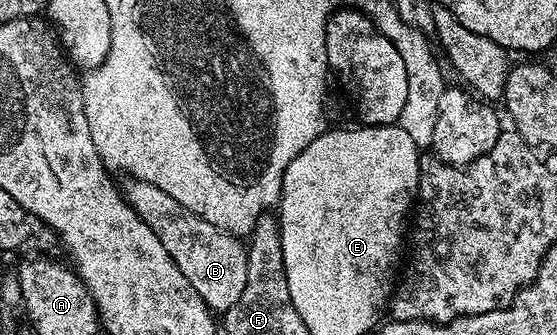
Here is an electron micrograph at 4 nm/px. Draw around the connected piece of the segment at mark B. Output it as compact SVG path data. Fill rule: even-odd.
M132 177L124 181L125 199L135 209L137 216L155 233L155 237L163 241L163 249L171 253L171 261L175 261L183 277L191 281L191 289L195 289L195 293L199 293L199 297L215 313L224 313L233 308L247 285L248 246L244 240L219 230L209 221L203 221L203 217L179 205L175 197L163 193L163 189L147 181Z

